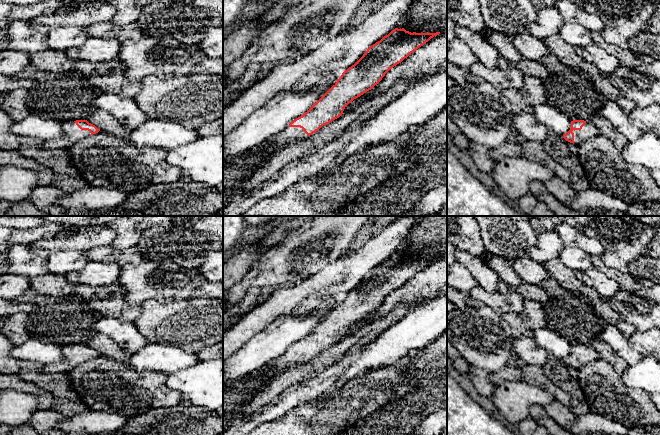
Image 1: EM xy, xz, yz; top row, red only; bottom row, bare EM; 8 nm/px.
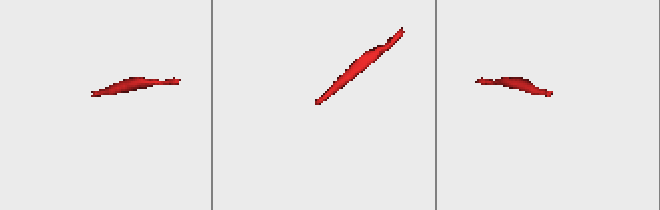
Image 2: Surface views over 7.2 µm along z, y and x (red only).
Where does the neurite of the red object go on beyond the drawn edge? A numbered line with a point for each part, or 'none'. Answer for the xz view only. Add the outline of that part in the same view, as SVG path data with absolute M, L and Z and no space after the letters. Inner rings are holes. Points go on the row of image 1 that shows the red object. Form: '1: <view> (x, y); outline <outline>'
1: xz (290, 135); outline M287 127L281 133L274 135L265 142L266 150L283 149L290 144L306 139L308 135L300 127Z

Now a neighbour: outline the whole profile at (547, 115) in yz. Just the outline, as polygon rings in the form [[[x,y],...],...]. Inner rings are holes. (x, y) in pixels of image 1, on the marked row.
[[[548,103],[534,106],[534,119],[557,134],[566,134],[571,127],[571,120],[554,106]]]

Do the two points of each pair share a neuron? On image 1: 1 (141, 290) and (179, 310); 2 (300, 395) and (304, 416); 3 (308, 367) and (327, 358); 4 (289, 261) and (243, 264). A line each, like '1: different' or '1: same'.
1: different
2: different
3: same
4: different

